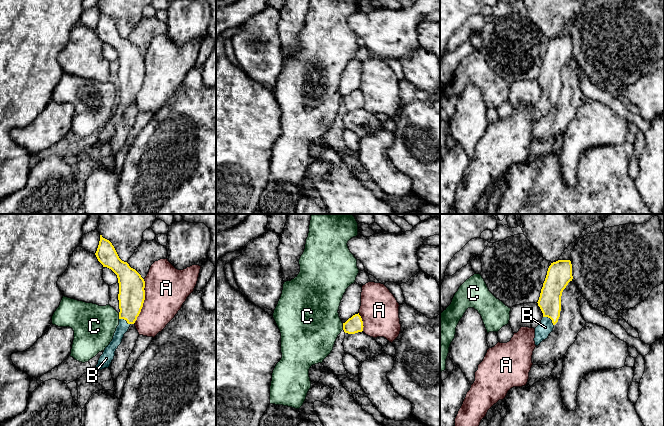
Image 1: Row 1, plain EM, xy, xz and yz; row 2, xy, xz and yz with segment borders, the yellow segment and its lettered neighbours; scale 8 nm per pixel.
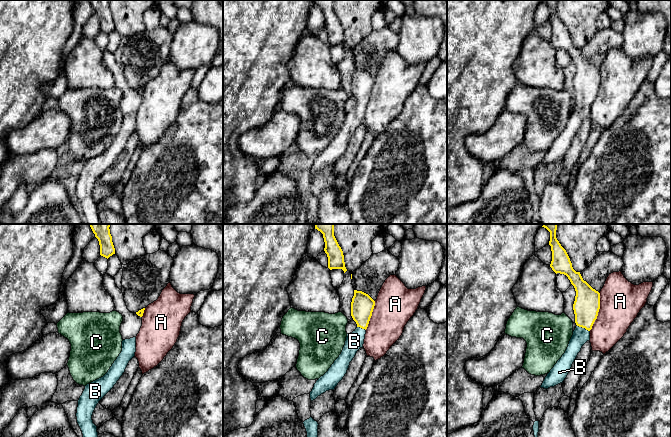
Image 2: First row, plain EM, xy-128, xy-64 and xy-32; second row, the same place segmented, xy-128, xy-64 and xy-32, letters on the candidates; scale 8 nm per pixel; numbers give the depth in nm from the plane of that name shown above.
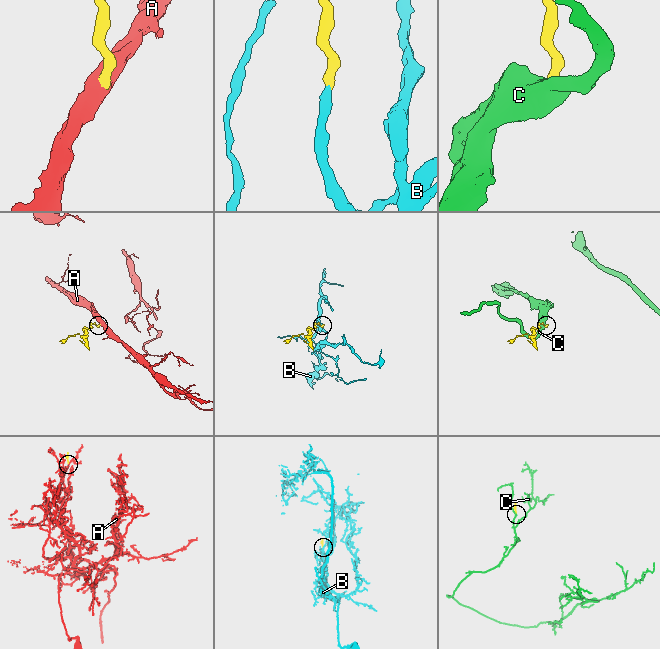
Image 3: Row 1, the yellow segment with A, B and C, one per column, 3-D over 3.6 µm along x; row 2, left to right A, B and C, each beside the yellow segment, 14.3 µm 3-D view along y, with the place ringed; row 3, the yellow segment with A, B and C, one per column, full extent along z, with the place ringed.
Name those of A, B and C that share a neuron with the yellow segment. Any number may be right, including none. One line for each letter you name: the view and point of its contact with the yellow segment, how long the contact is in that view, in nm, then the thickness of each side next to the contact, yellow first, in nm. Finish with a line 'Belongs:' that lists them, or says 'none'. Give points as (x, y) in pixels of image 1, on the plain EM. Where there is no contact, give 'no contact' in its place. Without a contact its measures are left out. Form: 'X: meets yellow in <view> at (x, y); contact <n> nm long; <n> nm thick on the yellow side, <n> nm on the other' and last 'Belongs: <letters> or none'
B: meets yellow in yz at (550, 94); contact 120 nm long; 180 nm thick on the yellow side, 120 nm on the other
Belongs: B

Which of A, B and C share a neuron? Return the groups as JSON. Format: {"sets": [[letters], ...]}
{"sets": [["A"], ["B"], ["C"]]}

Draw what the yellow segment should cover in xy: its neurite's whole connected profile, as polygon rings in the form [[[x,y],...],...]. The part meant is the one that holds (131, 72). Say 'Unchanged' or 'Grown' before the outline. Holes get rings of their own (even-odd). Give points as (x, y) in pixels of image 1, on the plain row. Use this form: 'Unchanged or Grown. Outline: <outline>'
Grown. Outline: [[[100,11],[100,17],[95,29],[98,37],[111,45],[118,54],[119,59],[119,101],[113,115],[105,124],[103,130],[94,144],[96,147],[110,143],[115,132],[115,127],[121,120],[124,110],[139,92],[145,76],[145,57],[141,51],[122,37],[112,19]]]

